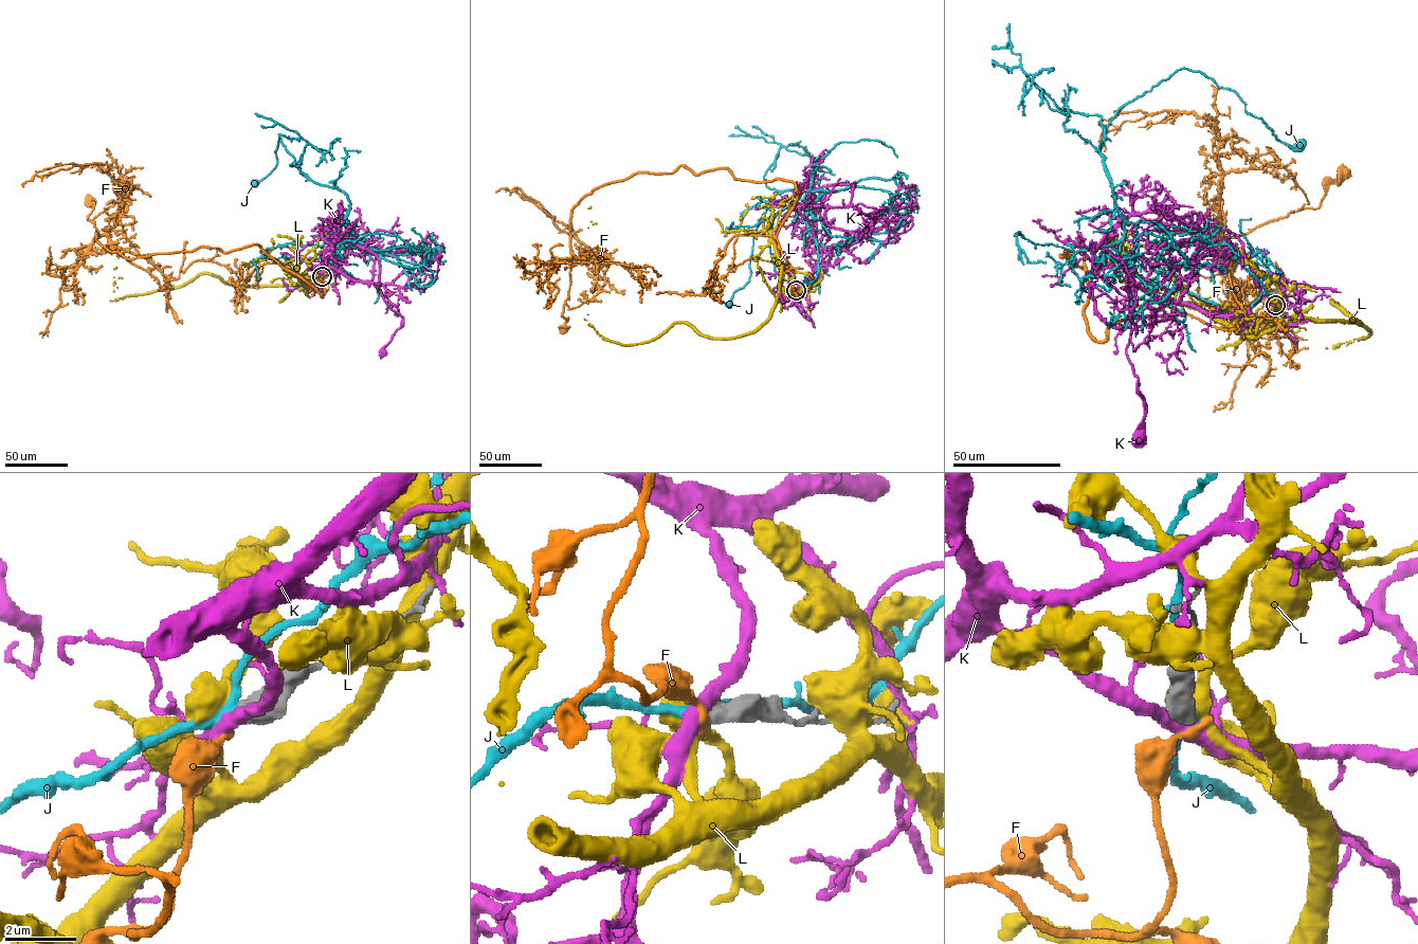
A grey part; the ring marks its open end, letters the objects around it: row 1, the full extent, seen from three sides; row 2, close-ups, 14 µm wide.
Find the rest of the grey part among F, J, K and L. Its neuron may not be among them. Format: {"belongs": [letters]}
{"belongs": ["F"]}

